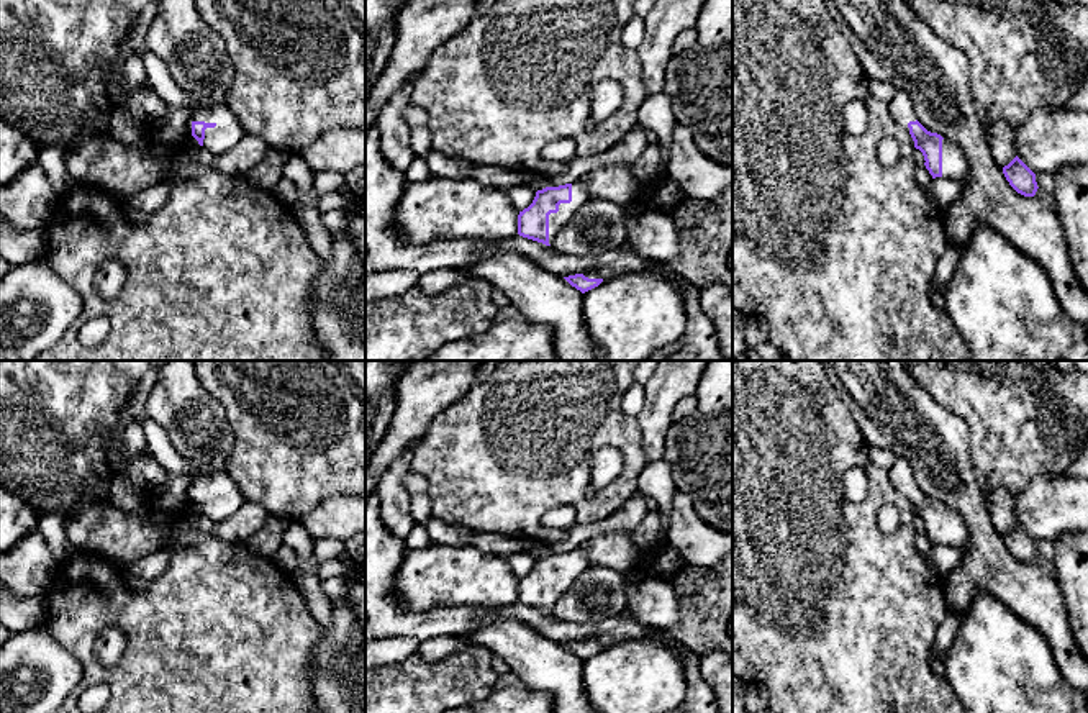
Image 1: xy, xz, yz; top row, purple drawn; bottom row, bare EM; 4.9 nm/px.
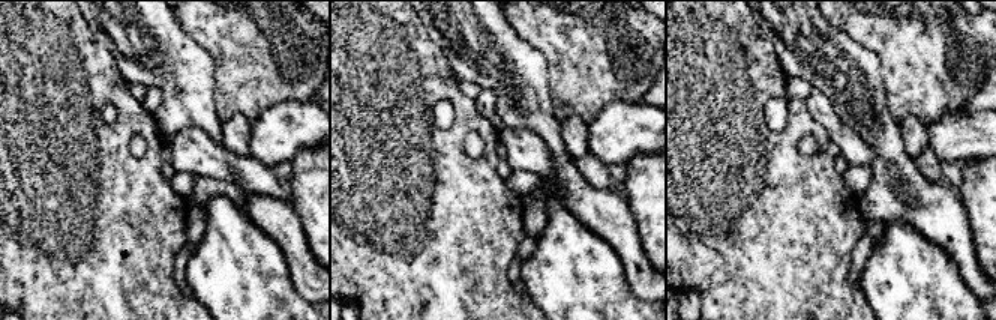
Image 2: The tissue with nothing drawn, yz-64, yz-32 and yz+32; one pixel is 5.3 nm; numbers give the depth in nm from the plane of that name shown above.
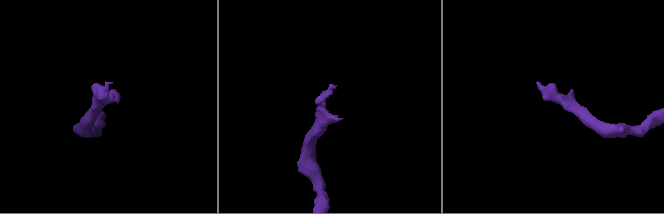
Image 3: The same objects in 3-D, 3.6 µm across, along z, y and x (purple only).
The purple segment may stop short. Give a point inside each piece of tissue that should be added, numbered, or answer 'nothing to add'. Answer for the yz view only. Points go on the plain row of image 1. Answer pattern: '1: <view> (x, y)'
1: yz (954, 531)

